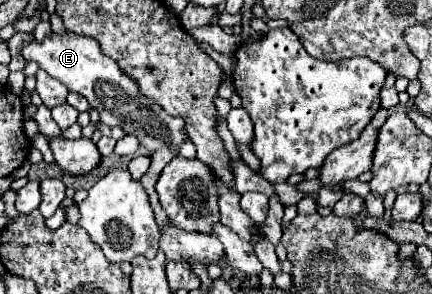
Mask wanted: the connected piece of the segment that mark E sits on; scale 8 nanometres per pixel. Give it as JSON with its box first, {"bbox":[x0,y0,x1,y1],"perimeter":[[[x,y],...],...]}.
{"bbox":[22,32,190,156],"perimeter":[[[68,32],[66,36],[52,34],[44,42],[30,42],[22,46],[22,56],[26,60],[34,60],[42,70],[46,70],[52,78],[60,80],[68,86],[68,90],[74,90],[82,94],[92,108],[100,112],[100,122],[106,126],[120,126],[126,134],[134,134],[140,140],[140,146],[152,156],[160,150],[160,146],[168,144],[174,154],[180,152],[180,146],[190,140],[186,134],[186,124],[182,118],[174,118],[162,110],[156,102],[150,102],[140,90],[138,84],[126,76],[120,66],[102,54],[98,42],[90,36],[76,36]]]}

